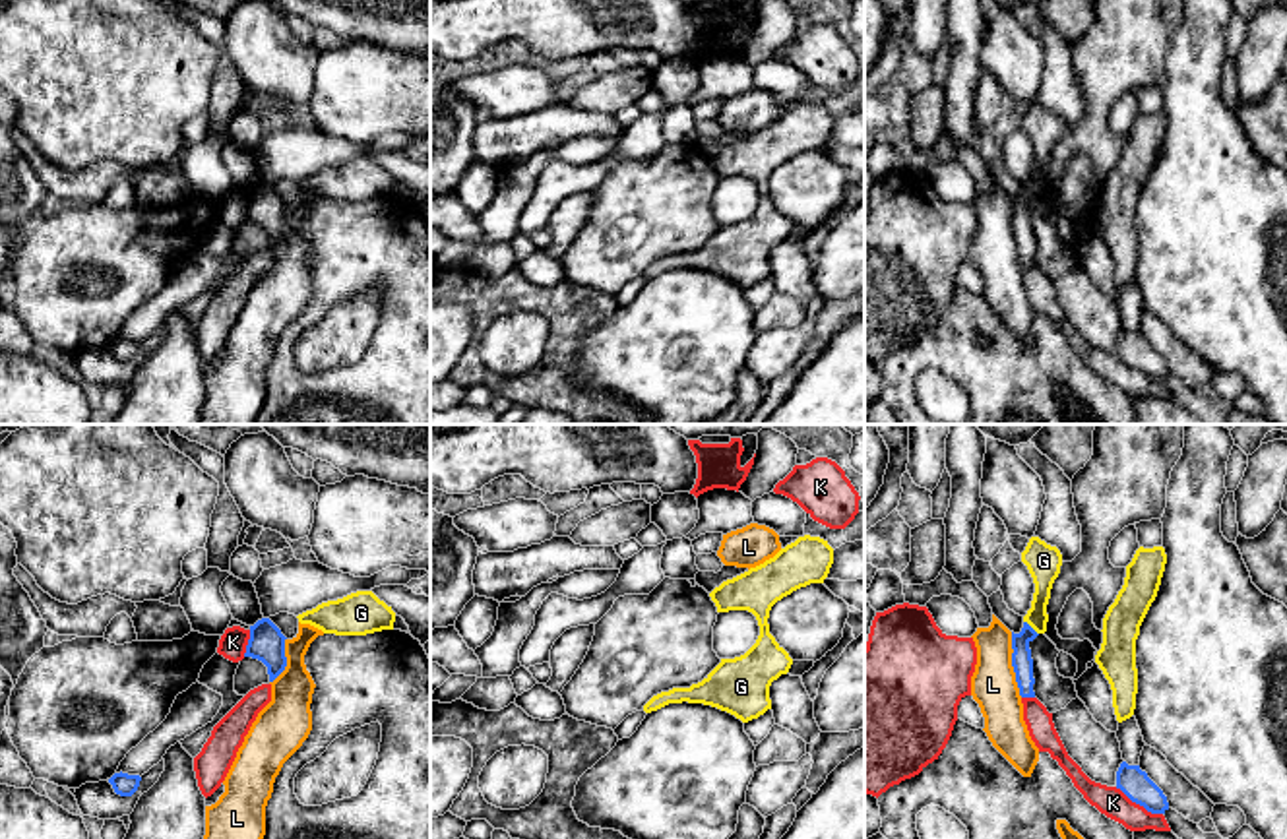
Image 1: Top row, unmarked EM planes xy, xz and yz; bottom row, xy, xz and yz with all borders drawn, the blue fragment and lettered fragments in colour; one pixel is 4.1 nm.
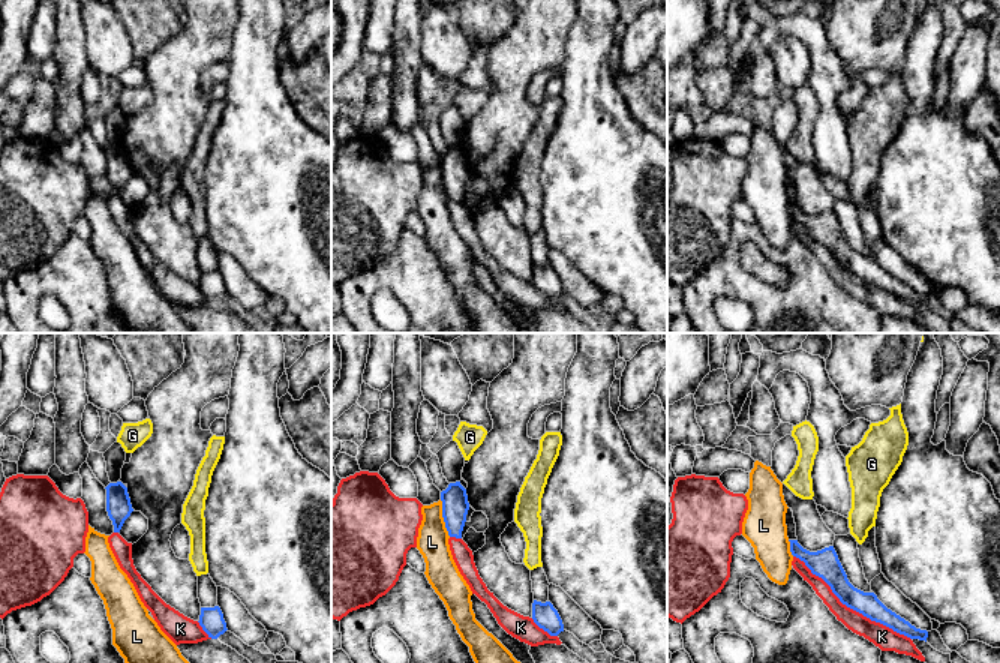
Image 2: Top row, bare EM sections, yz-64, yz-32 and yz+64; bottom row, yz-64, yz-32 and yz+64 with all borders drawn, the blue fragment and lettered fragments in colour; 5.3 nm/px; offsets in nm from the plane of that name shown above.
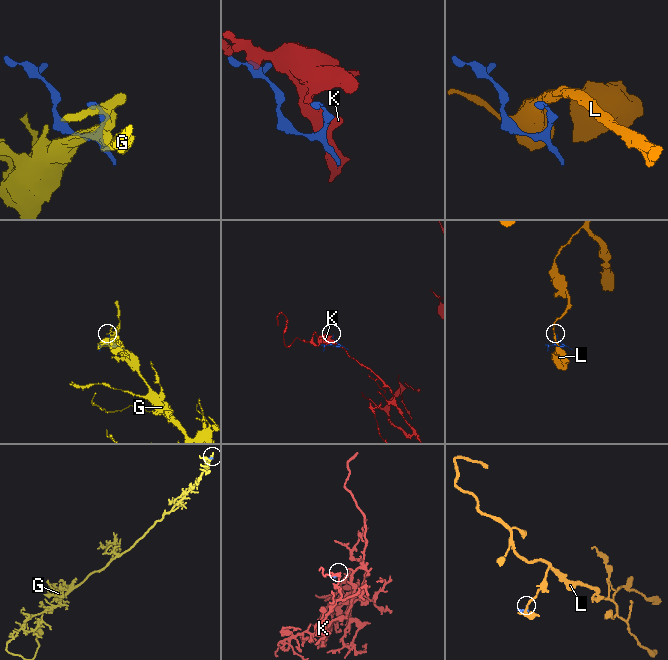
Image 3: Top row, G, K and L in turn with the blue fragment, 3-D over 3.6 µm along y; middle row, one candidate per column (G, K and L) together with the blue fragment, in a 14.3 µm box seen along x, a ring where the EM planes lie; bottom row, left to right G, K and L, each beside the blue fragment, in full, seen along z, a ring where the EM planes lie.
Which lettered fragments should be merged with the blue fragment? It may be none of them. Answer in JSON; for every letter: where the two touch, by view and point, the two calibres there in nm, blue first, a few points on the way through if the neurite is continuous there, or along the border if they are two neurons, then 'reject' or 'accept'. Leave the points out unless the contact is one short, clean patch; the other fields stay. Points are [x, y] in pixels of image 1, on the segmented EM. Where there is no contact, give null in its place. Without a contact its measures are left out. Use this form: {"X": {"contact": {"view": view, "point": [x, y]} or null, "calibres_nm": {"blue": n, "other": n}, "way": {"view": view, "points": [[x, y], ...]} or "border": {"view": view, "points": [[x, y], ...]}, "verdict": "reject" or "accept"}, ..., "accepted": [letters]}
{"G": {"contact": {"view": "yz", "point": [1032, 628]}, "calibres_nm": {"blue": 90, "other": 120}, "border": {"view": "yz", "points": [[1024, 621], [1037, 634]]}, "verdict": "reject"}, "K": {"contact": {"view": "yz", "point": [1138, 803]}, "calibres_nm": {"blue": 120, "other": 120}, "verdict": "reject"}, "L": {"contact": {"view": "yz", "point": [1012, 665]}, "calibres_nm": {"blue": 90, "other": 190}, "border": {"view": "yz", "points": [[1010, 632], [1012, 671], [1022, 696]]}, "verdict": "reject"}, "accepted": []}

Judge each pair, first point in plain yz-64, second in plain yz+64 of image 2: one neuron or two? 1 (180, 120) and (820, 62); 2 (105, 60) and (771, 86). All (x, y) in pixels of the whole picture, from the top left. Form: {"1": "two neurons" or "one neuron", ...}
{"1": "two neurons", "2": "two neurons"}

